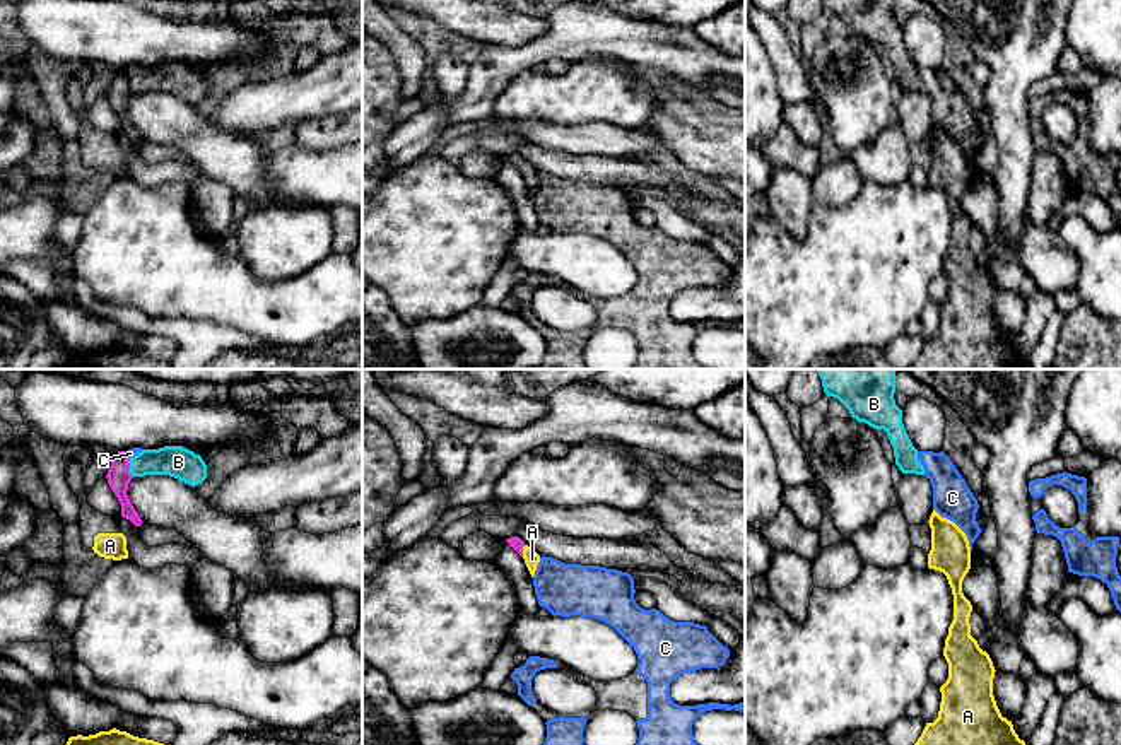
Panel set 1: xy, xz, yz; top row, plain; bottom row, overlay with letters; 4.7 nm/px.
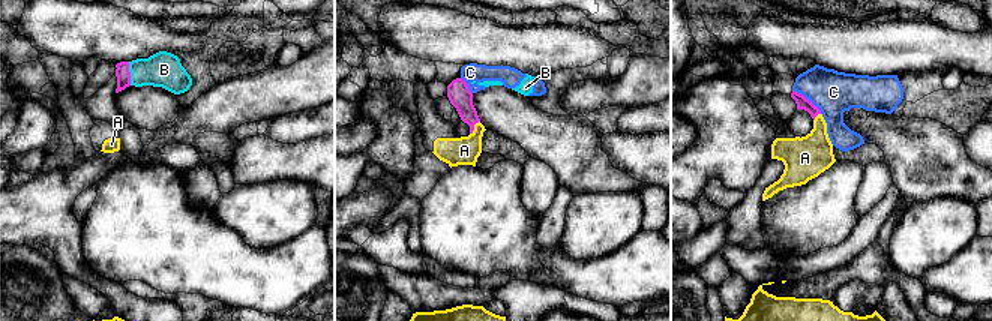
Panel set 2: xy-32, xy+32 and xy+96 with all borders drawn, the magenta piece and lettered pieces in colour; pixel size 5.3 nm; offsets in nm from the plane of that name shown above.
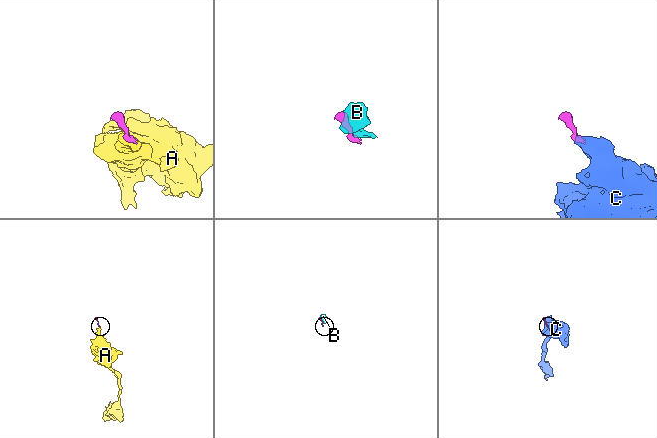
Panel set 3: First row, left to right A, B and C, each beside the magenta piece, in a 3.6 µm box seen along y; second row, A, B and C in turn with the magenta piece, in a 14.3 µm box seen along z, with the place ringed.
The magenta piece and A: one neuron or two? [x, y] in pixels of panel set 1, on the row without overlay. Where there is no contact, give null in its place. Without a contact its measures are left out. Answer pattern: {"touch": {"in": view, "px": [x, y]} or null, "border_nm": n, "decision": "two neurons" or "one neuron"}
{"touch": {"in": "xz", "px": [522, 168]}, "border_nm": 60, "decision": "one neuron"}

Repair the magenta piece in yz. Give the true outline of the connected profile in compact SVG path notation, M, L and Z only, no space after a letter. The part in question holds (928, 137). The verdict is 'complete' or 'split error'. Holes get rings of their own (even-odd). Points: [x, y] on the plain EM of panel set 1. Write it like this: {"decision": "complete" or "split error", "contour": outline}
{"decision": "split error", "contour": "M935 126L926 138L931 145L931 167L928 185L947 193L954 212L954 238L945 256L943 273L948 280L948 296L940 304L942 320L938 335L926 340L911 369L1029 369L1013 347L1012 338L1001 333L995 313L995 284L986 268L971 253L971 219L962 210L962 198L971 186L971 164L965 150Z"}

